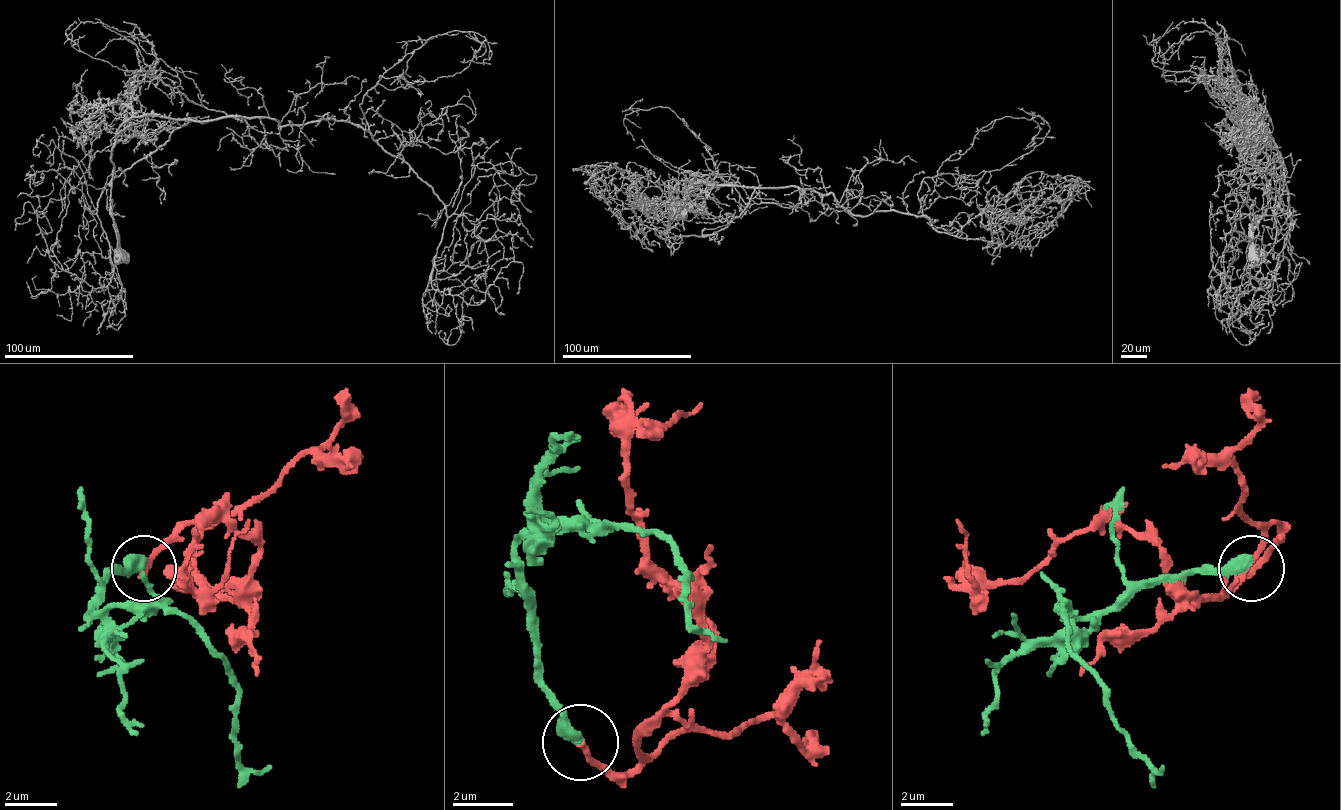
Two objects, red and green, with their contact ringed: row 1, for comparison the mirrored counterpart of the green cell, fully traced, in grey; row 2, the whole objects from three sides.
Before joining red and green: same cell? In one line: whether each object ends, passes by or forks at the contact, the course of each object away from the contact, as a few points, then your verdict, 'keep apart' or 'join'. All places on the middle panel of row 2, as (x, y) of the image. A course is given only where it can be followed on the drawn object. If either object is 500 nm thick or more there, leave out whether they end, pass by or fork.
red ends | green ends | red via (582, 744), (619, 774), (635, 767), (642, 737), (710, 638), (657, 563), (627, 480), (635, 435), (702, 404) | green via (582, 744), (544, 684), (521, 578), (529, 548), (552, 525), (657, 533), (687, 571), (687, 616), (725, 638) | keep apart

